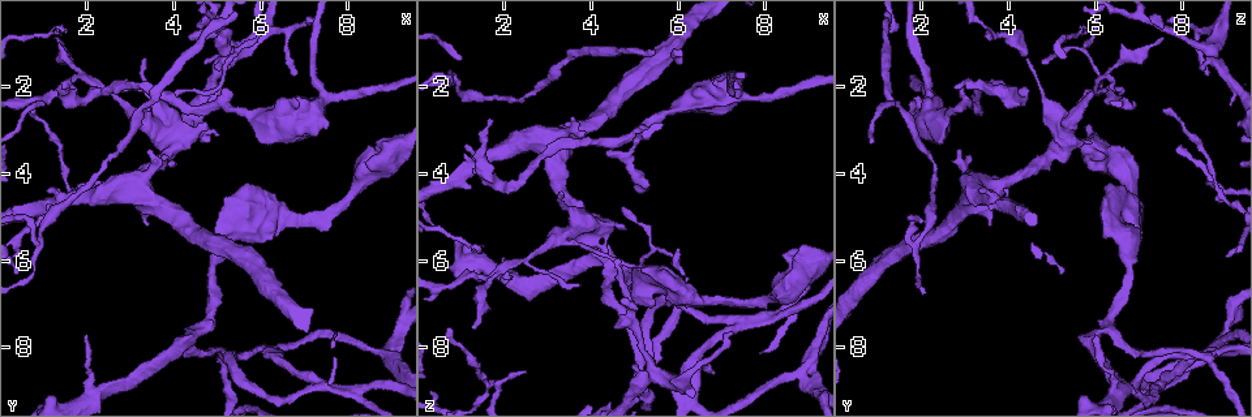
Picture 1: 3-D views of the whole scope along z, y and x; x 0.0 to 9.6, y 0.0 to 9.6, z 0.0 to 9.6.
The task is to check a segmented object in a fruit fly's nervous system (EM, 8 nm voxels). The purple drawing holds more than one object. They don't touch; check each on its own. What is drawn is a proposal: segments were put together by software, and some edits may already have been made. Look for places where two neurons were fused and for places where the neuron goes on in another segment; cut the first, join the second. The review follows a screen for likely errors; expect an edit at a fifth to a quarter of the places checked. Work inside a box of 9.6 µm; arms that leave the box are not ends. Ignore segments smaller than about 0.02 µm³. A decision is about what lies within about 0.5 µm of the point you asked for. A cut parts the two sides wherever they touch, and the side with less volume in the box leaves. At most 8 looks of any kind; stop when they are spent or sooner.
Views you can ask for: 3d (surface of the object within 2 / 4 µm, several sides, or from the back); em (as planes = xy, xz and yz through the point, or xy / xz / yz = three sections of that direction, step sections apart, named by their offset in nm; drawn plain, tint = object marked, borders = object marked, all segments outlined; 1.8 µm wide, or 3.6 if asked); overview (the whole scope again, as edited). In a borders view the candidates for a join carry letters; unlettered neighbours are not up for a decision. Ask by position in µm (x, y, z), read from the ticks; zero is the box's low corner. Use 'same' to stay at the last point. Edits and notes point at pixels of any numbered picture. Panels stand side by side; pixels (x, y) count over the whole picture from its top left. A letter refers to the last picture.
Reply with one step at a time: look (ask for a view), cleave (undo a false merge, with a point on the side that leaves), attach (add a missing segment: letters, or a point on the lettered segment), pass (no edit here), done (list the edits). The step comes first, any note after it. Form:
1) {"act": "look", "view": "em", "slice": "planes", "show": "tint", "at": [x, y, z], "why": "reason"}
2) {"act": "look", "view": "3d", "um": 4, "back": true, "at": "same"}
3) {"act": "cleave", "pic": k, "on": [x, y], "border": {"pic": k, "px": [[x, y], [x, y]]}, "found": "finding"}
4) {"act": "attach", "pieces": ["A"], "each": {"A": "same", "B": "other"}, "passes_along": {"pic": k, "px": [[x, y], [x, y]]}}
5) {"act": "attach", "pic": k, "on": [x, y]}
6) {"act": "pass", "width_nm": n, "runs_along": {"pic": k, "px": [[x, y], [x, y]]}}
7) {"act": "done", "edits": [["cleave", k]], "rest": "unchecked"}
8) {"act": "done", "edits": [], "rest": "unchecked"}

{"act": "look", "view": "em", "slice": "planes", "show": "tint", "at": [5.25, 1.15, 4.35], "why": "branch stops here"}

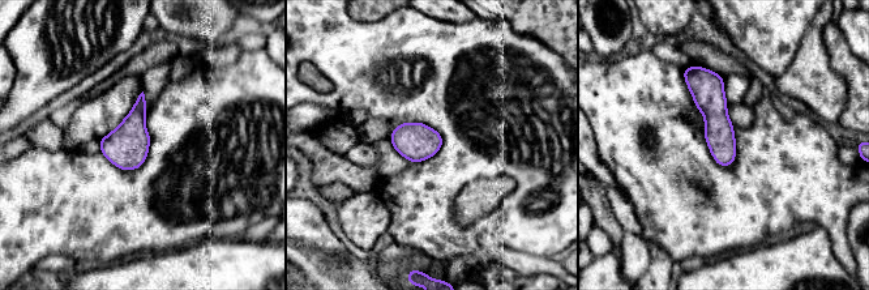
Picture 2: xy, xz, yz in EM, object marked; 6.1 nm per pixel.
{"act": "look", "view": "em", "slice": "planes", "show": "borders", "at": "same"}

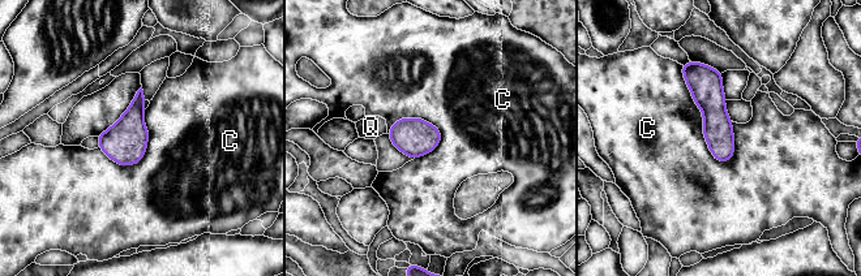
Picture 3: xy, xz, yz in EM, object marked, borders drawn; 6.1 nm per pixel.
{"act": "pass", "each": {"C": "other", "Q": "other"}, "border": {"pic": 3, "px": [[681, 65], [705, 141], [727, 162]]}, "found": "no lettered segment goes on from it"}

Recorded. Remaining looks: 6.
{"act": "look", "view": "em", "slice": "planes", "show": "plain", "at": [1.70, 2.10, 2.75], "why": "end of a long branch"}

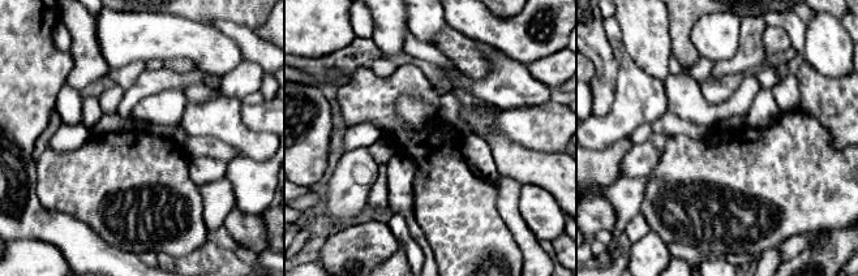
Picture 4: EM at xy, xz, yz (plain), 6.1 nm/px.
{"act": "look", "view": "em", "slice": "planes", "show": "tint", "at": "same", "why": "where the object lies"}

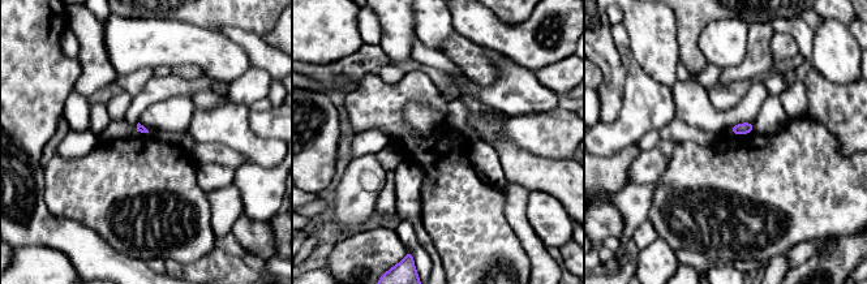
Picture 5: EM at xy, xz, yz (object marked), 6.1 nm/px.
{"act": "look", "view": "em", "slice": "planes", "show": "borders", "at": "same"}

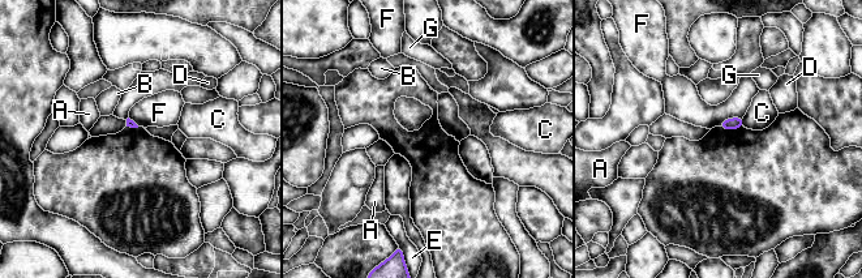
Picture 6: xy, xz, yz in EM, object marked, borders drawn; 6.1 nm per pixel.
{"act": "pass", "each": {"A": "other", "B": "other", "C": "other", "D": "other", "E": "other", "F": "other", "G": "other"}, "border": {"pic": 6, "px": [[742, 116], [725, 119], [717, 125]]}, "found": "no lettered segment goes on from it"}

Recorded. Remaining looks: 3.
{"act": "look", "view": "em", "slice": "xz", "step": 8, "show": "tint", "at": [1.95, 1.80, 6.05]}

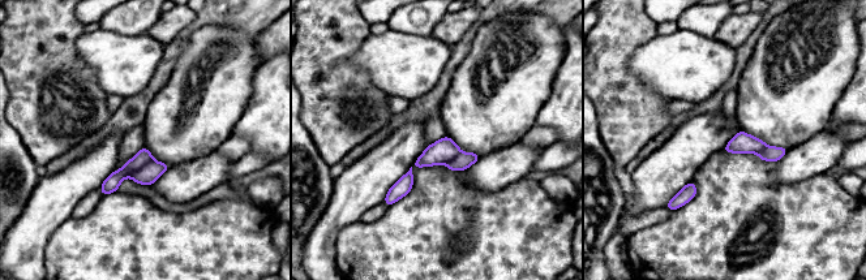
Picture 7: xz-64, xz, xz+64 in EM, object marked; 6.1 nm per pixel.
{"act": "look", "view": "em", "slice": "xz", "step": 8, "show": "borders", "at": "same", "why": "see the neighbours"}

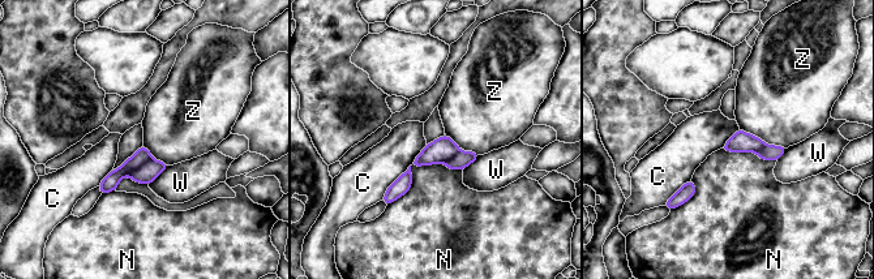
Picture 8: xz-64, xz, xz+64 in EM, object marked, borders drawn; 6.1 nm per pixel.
{"act": "cleave", "pic": 8, "on": [108, 184], "each": {"C": "other", "N": "other", "W": "other", "Z": "other"}, "border": {"pic": 8, "px": [[151, 158], [128, 174]]}, "found": "a second neuron is stuck on"}

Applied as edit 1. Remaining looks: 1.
{"act": "done", "edits": [["cleave", 8]], "rest": "unchecked"}

